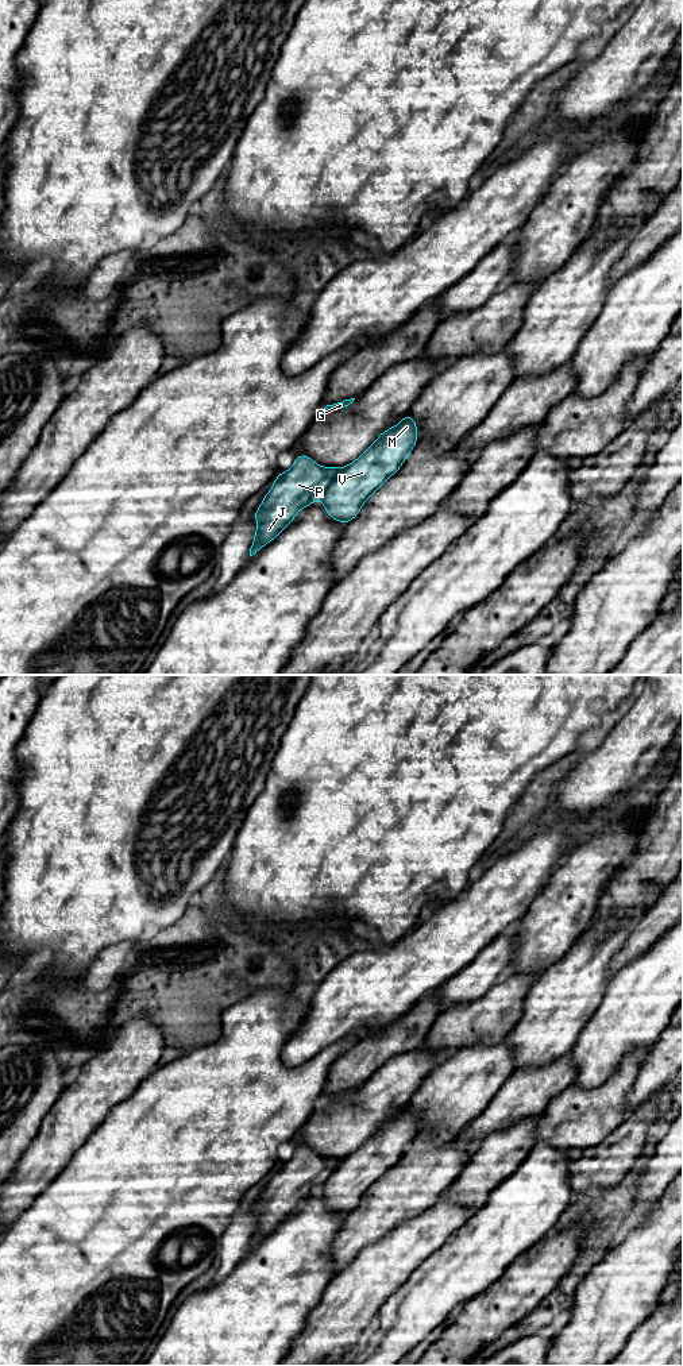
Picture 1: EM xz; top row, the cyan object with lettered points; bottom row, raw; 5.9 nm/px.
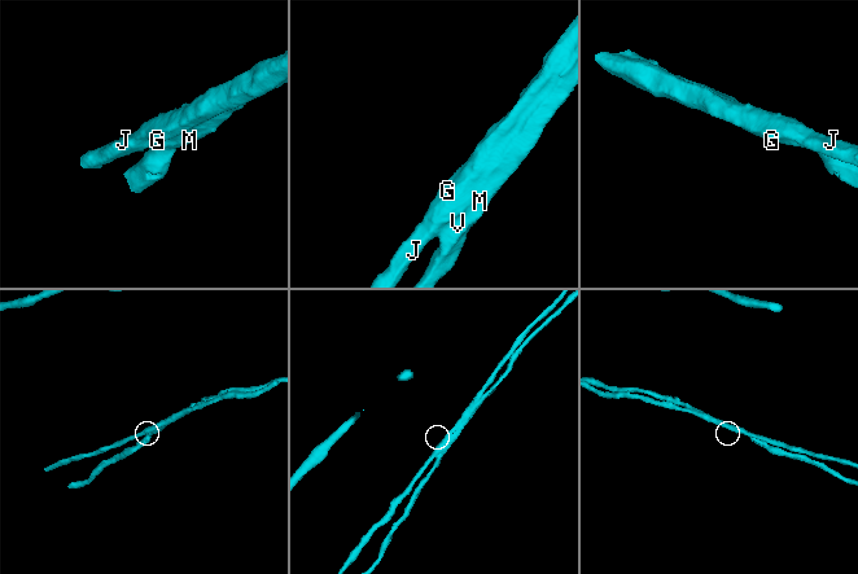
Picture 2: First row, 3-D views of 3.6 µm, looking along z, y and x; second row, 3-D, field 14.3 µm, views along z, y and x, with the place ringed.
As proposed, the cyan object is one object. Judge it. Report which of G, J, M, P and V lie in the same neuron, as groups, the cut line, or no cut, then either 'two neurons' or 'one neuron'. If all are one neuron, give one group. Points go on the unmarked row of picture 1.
G J P / M V | xz (340, 1160), (317, 1189) | two neurons

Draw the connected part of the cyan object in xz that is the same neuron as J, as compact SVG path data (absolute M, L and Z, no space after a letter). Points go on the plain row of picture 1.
M308 1146L296 1147L292 1159L279 1164L255 1201L256 1223L250 1247L289 1218L302 1199L319 1191L339 1162L315 1154Z

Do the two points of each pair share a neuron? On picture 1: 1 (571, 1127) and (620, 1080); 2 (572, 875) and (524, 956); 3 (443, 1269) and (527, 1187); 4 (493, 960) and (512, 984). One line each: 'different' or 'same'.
1: same
2: same
3: same
4: different

